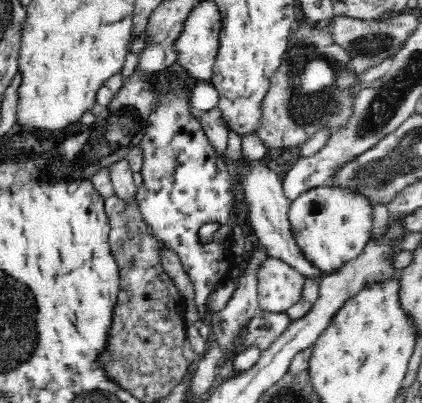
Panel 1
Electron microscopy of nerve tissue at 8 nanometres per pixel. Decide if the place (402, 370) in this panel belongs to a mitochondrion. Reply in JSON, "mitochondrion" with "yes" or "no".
{"mitochondrion":"no"}

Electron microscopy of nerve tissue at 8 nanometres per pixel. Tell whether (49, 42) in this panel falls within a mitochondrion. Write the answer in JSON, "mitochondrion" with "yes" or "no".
{"mitochondrion":"no"}

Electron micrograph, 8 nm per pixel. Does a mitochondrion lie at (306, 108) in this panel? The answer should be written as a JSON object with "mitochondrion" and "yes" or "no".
{"mitochondrion":"yes"}

